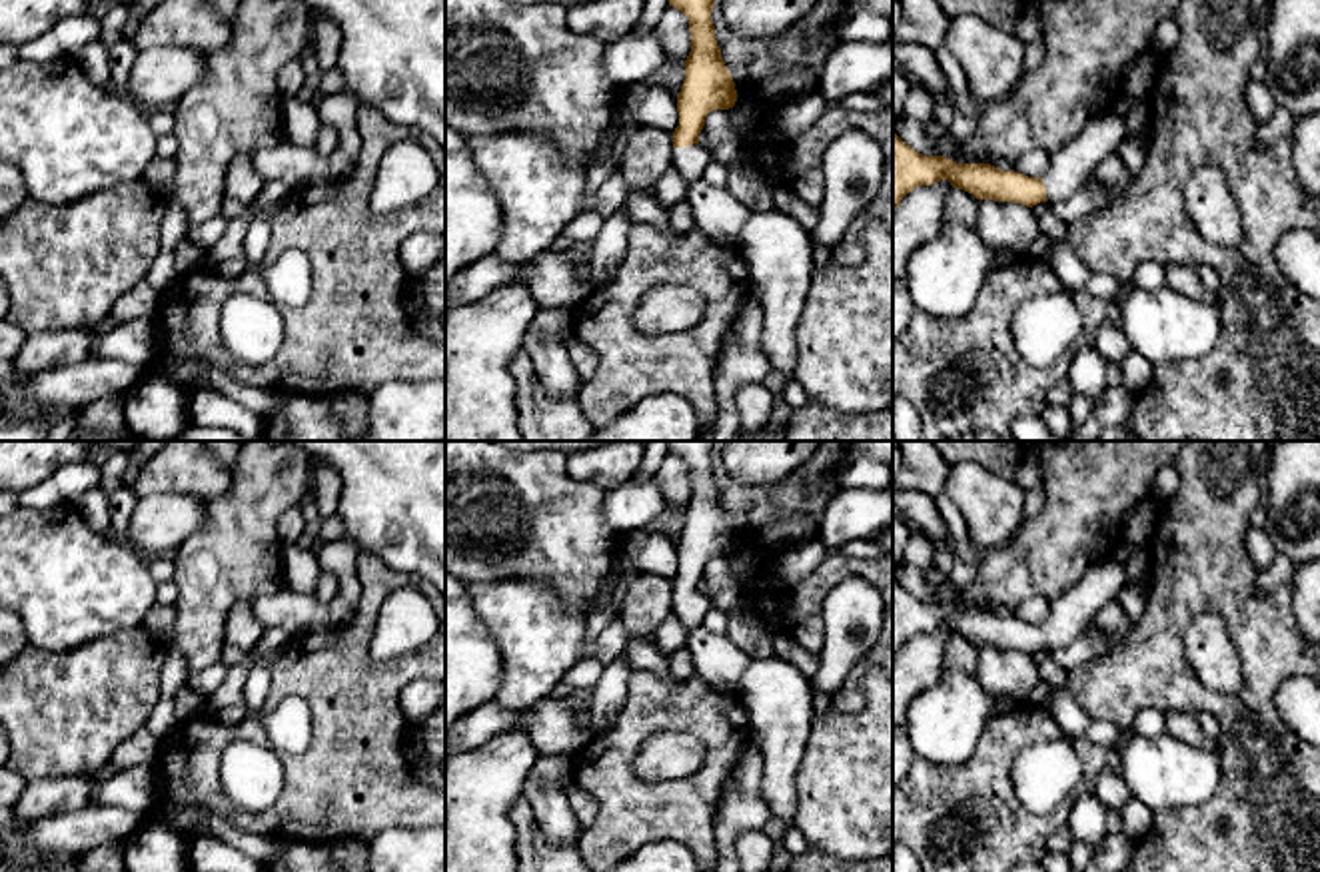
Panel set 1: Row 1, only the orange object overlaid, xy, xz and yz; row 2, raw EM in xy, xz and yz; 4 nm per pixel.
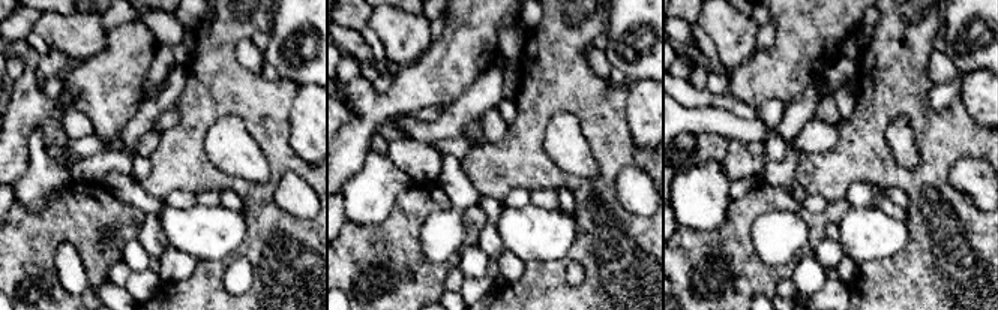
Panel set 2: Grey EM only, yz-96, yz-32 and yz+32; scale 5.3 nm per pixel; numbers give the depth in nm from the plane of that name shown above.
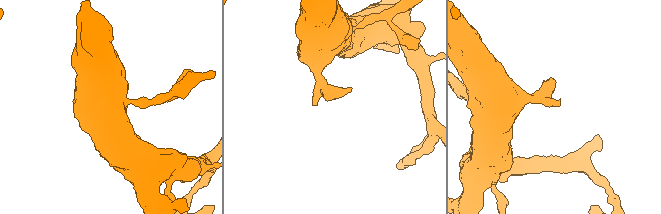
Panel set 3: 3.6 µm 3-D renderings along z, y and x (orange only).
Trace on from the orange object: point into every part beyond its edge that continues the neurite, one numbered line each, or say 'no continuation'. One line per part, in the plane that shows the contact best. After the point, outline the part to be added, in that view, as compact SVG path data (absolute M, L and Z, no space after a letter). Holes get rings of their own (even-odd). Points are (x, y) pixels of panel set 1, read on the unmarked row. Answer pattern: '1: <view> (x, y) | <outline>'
1: xz (691, 607) | M699 591L687 595L673 595L673 613L679 617L689 633L703 625L709 609L709 599Z

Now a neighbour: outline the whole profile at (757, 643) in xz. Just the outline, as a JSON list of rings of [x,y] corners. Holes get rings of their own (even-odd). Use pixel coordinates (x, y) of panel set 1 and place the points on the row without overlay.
[[[729,617],[727,635],[737,649],[747,653],[751,658],[771,658],[775,656],[773,635],[755,627],[747,621]]]

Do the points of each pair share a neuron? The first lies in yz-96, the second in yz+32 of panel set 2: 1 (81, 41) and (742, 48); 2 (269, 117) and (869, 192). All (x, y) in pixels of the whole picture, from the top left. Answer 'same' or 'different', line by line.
1: same
2: different

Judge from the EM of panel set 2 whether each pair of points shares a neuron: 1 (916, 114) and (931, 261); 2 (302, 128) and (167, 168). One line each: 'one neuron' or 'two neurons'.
1: one neuron
2: two neurons

